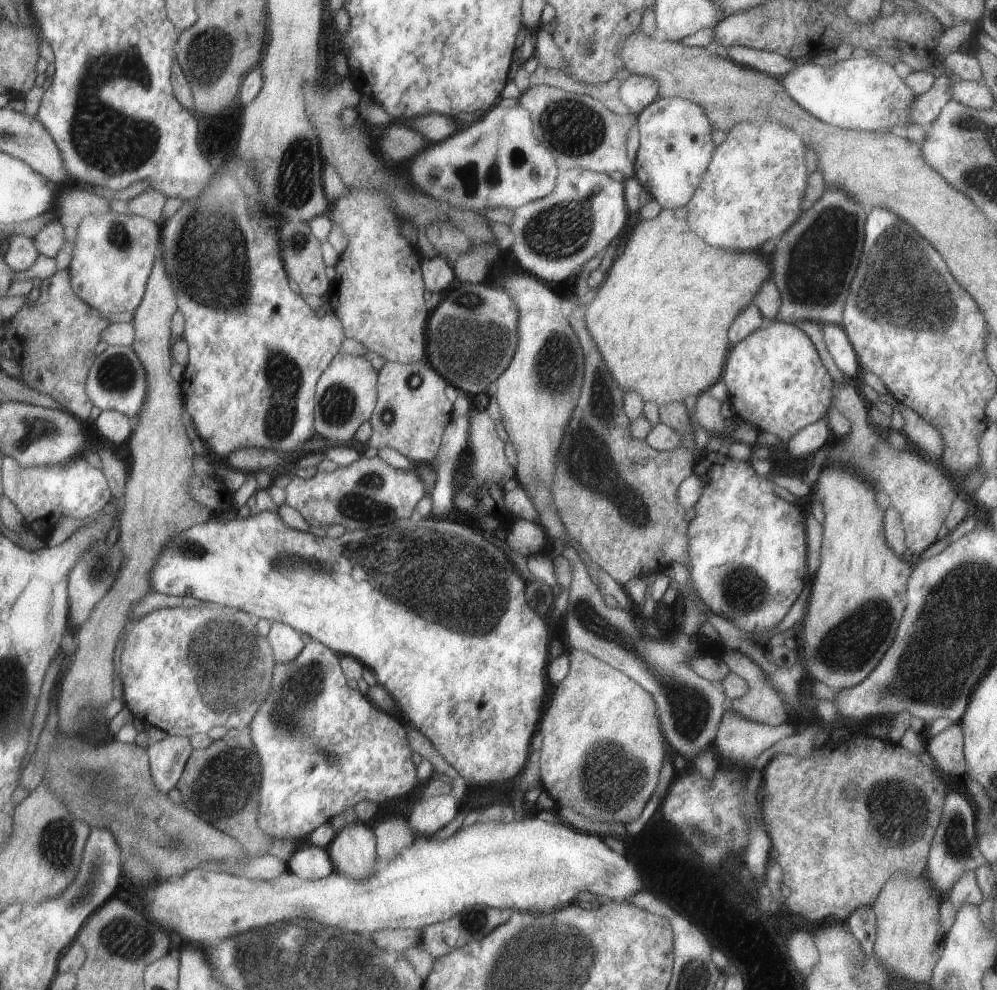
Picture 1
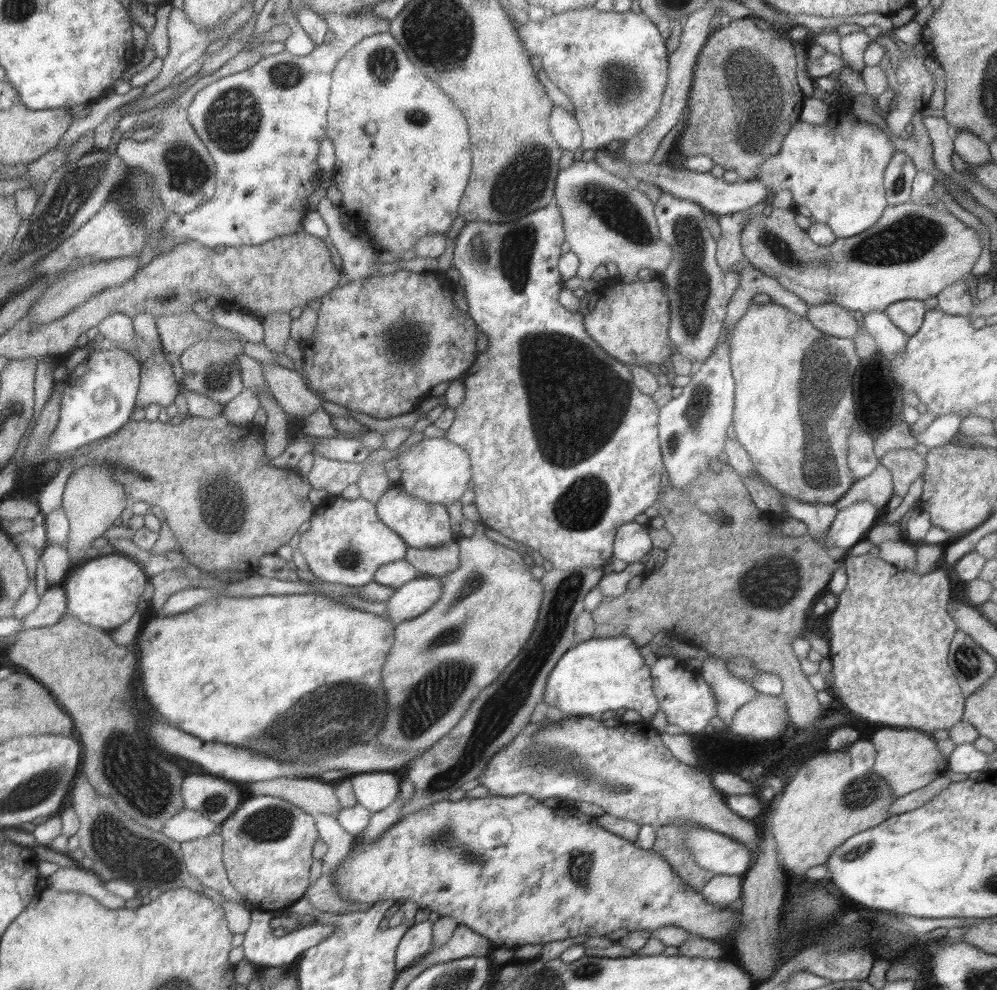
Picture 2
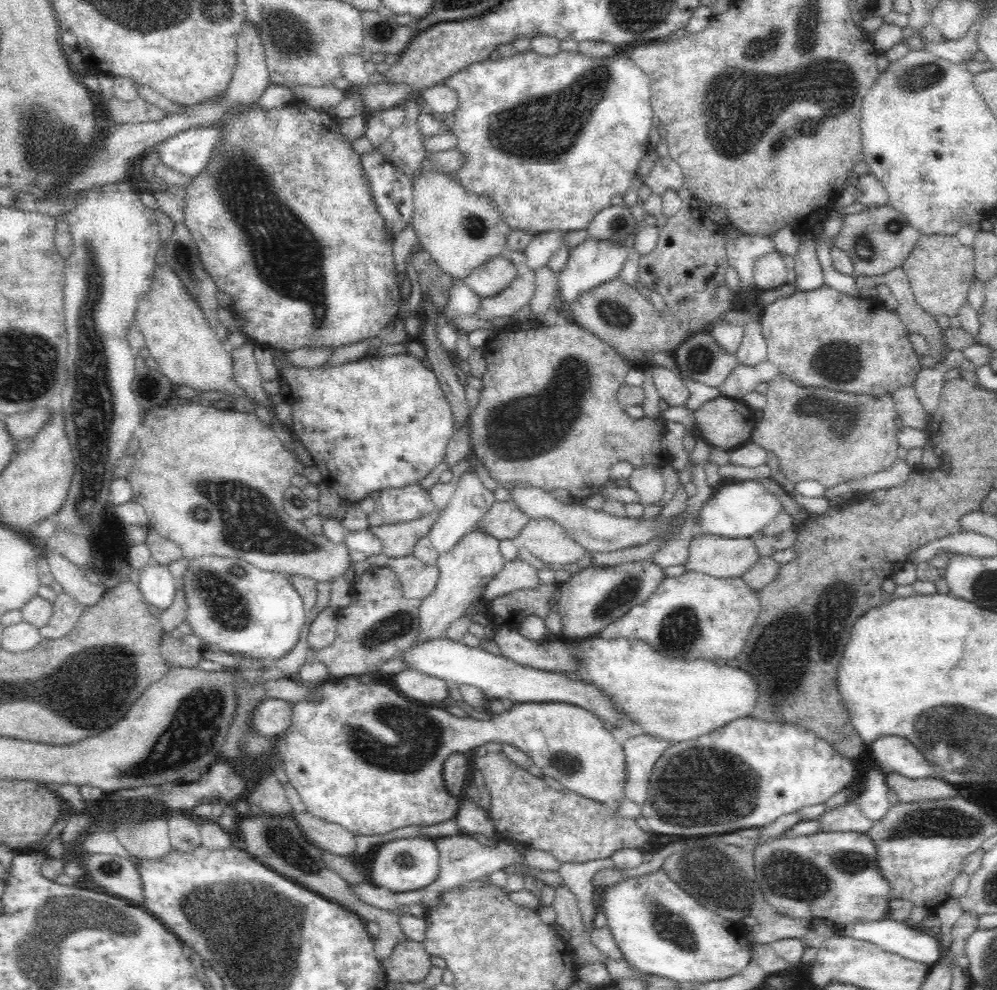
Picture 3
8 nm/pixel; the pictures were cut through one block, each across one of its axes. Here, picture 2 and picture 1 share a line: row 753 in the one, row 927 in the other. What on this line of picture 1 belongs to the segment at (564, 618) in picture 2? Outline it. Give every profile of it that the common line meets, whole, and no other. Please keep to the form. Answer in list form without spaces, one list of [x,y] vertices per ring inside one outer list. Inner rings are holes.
[[[486,905],[466,906],[460,912],[455,913],[454,916],[420,929],[420,946],[433,958],[440,958],[444,954],[450,954],[456,948],[462,948],[465,944],[482,940],[496,926],[506,924],[510,920],[512,912],[513,910],[510,908],[500,910],[500,908],[492,908]]]

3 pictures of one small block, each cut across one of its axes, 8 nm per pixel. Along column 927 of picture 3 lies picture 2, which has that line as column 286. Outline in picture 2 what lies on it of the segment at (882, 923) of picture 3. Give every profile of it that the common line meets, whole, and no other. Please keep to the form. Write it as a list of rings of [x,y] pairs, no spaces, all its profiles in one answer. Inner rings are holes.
[[[254,910],[251,913],[251,926],[245,933],[245,940],[242,946],[244,946],[245,951],[244,958],[249,960],[256,968],[261,966],[278,968],[293,965],[306,950],[309,950],[312,946],[317,946],[335,930],[333,925],[316,922],[315,924],[303,924],[297,930],[288,931],[285,936],[277,938],[273,934],[272,926],[270,926],[271,920],[272,912],[270,911],[258,912],[258,910]]]

